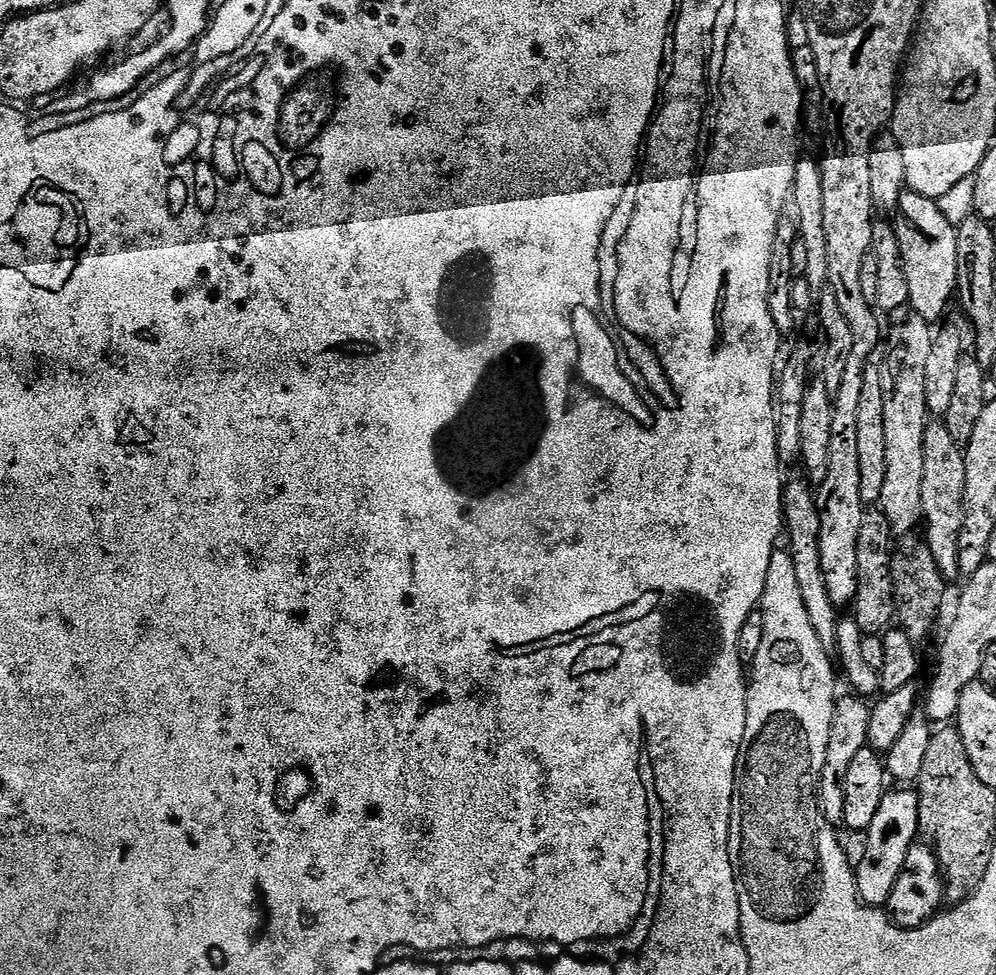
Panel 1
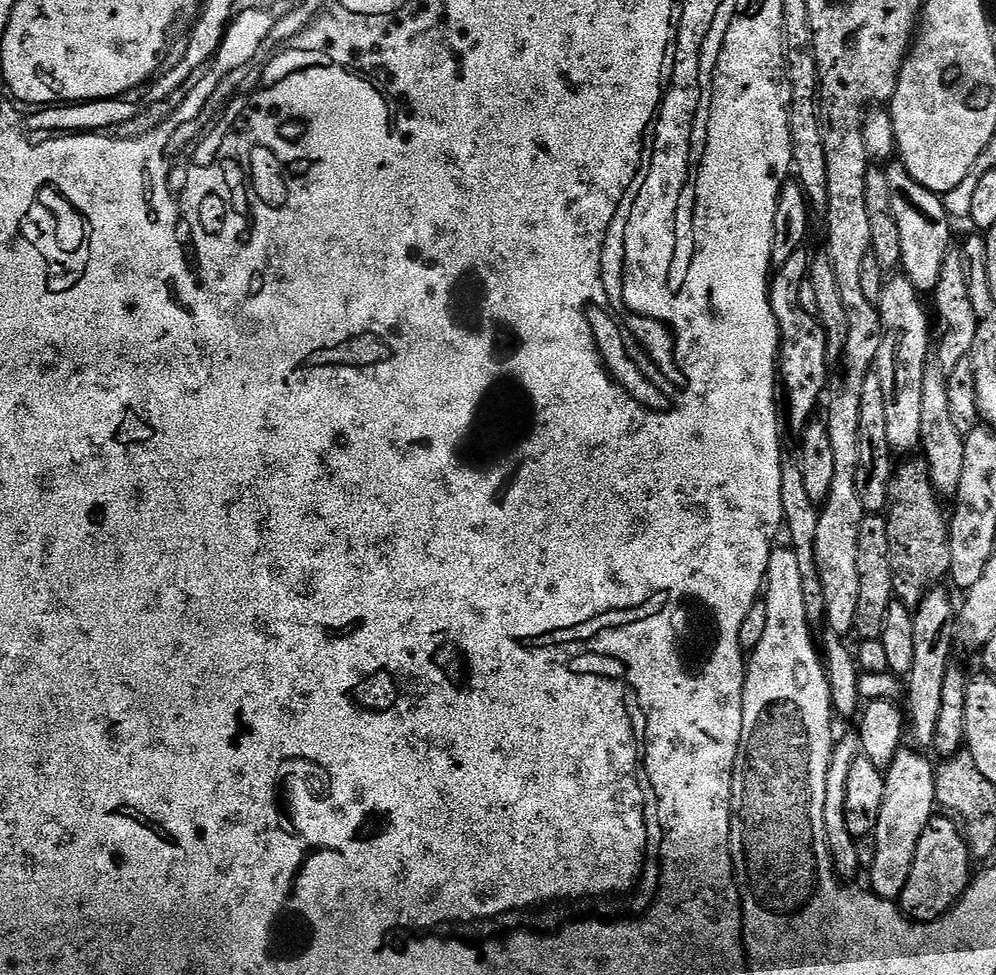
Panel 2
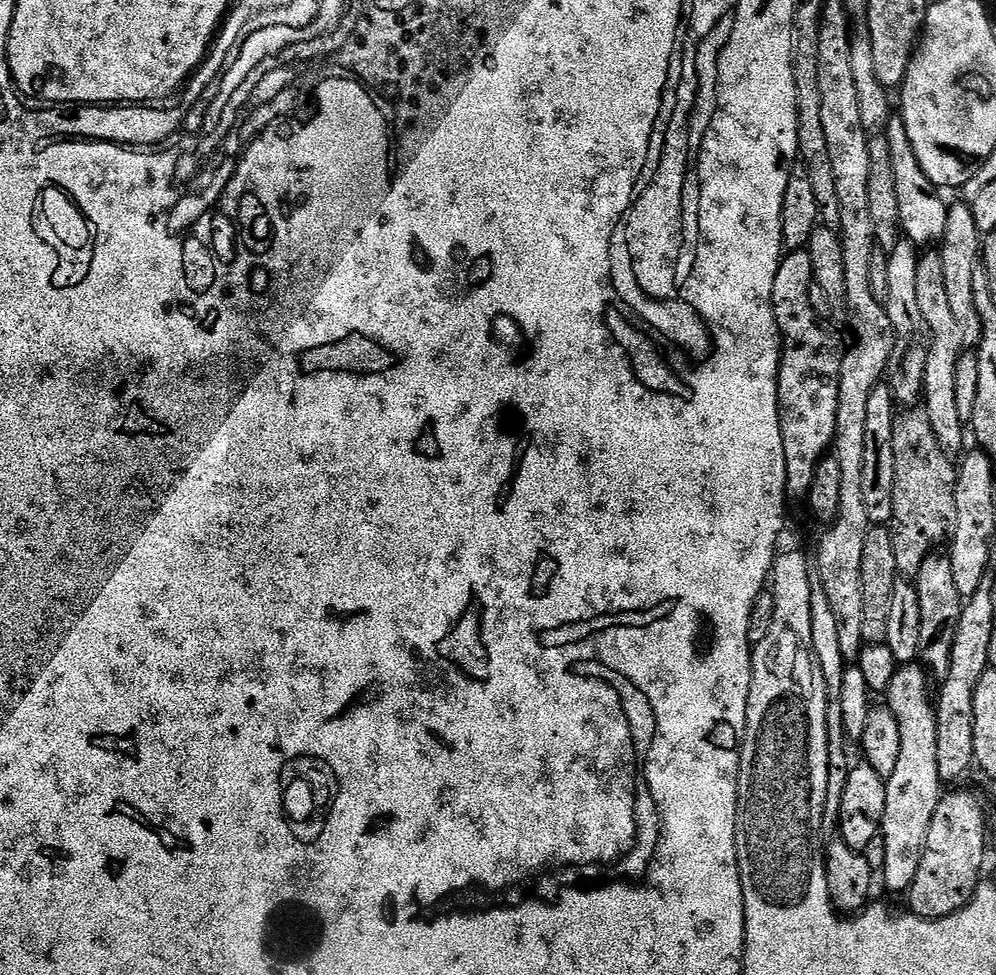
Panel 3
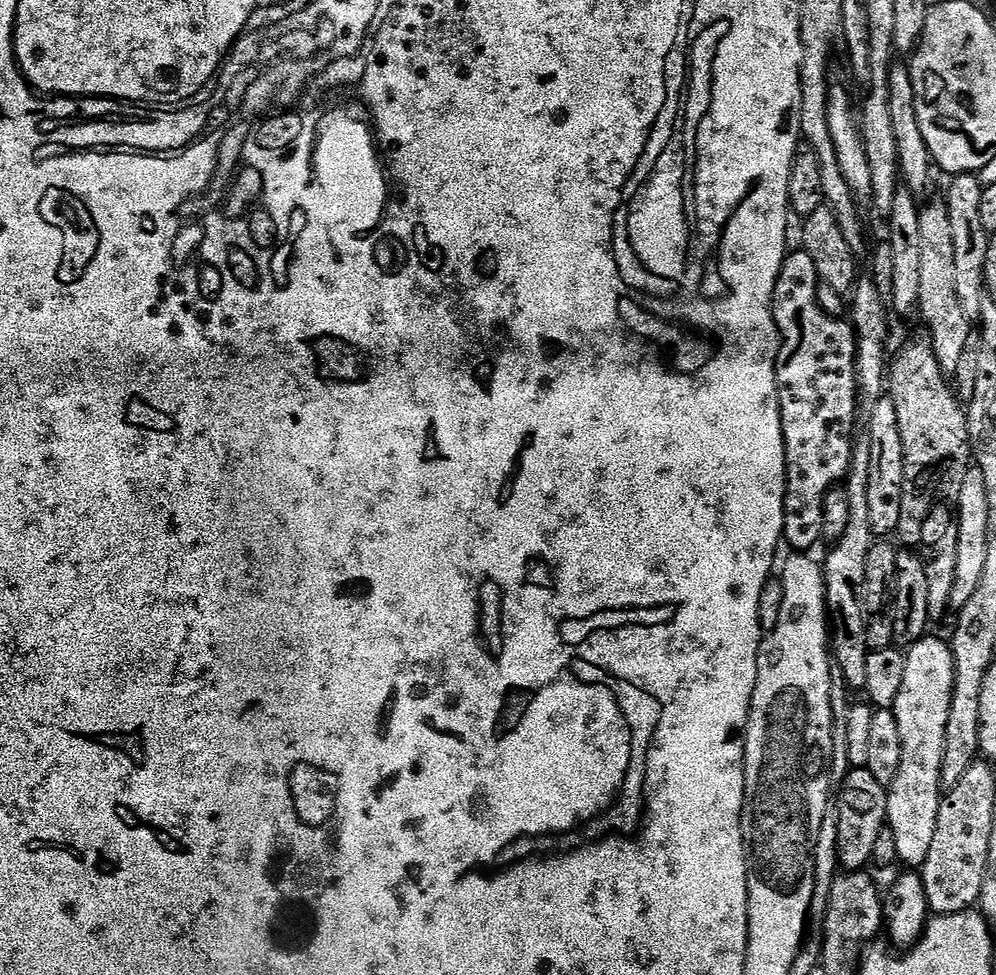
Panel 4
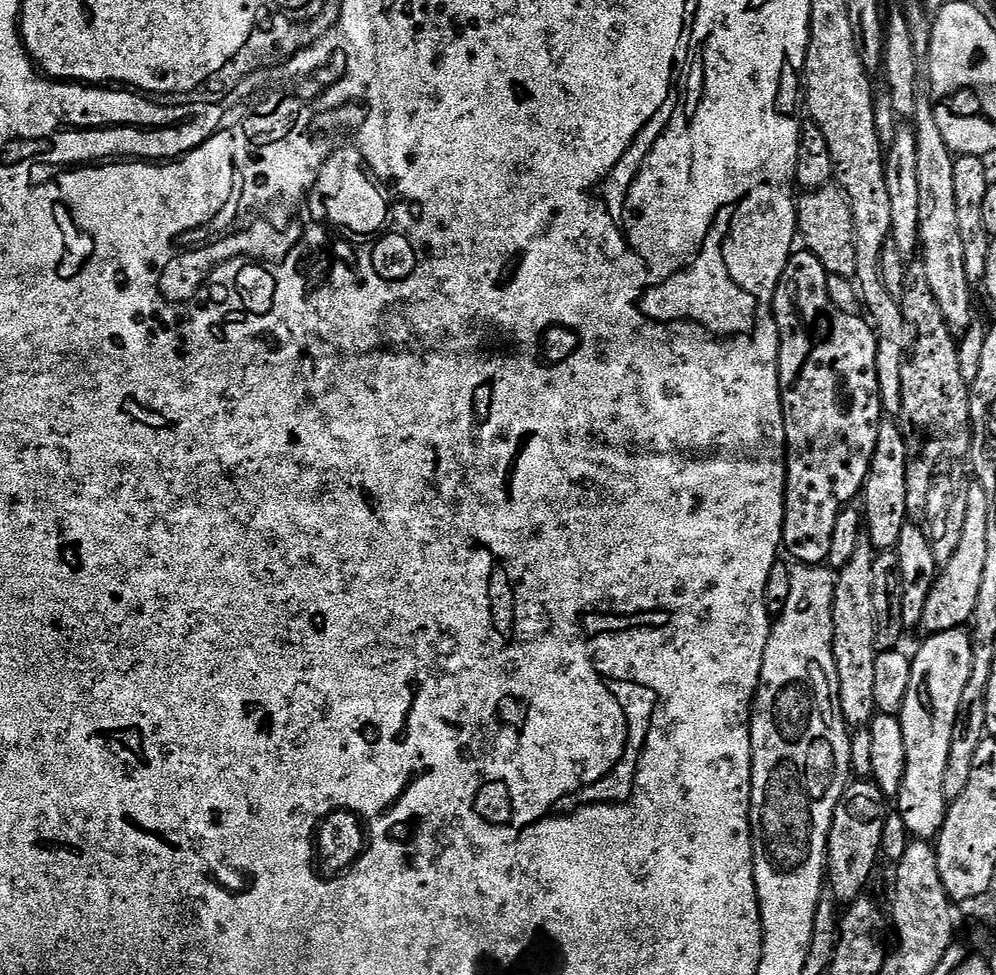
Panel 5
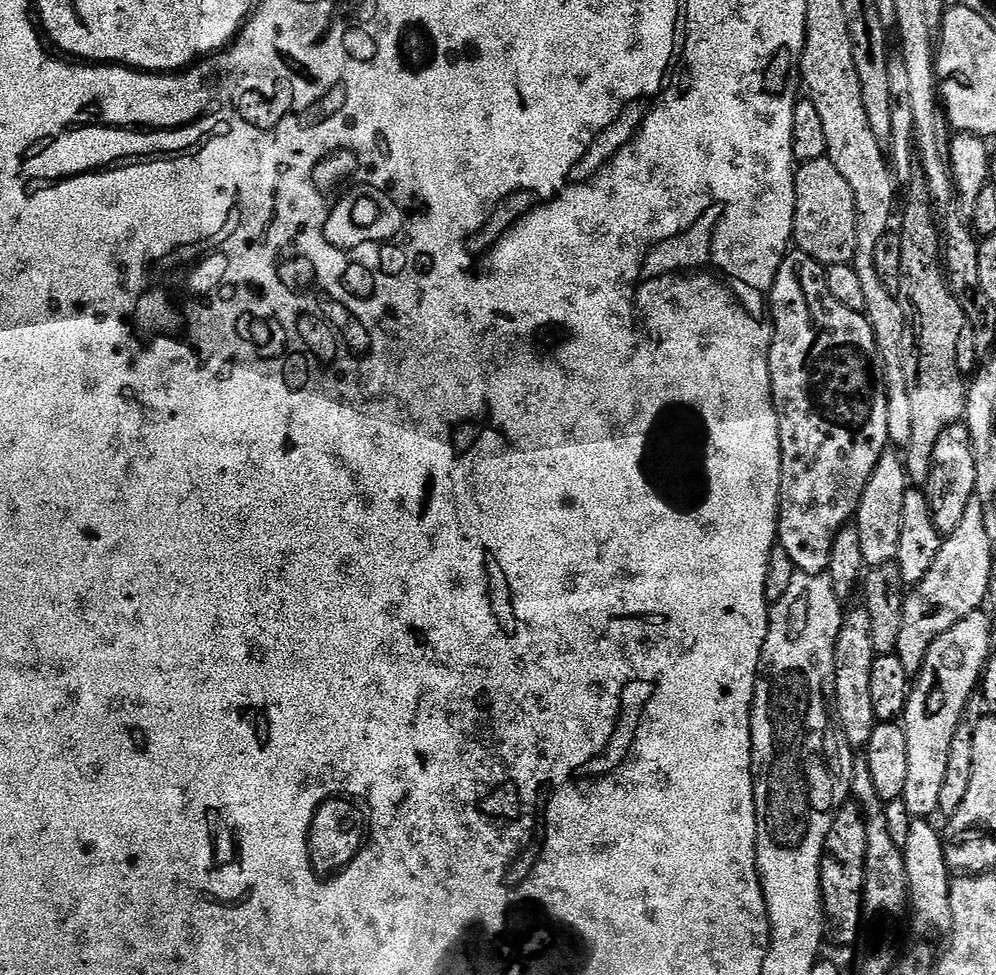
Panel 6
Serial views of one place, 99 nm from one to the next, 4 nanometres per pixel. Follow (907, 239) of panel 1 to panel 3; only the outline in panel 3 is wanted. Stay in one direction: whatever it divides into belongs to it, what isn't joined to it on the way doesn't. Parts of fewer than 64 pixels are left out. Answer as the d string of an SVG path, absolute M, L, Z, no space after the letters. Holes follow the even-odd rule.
M899 118L889 119L886 135L890 146L890 158L898 196L898 218L900 219L901 233L916 246L935 245L946 230L949 205L943 204L935 196L937 193L930 187L926 174L916 165L916 155L912 152L908 135L904 133L904 121Z

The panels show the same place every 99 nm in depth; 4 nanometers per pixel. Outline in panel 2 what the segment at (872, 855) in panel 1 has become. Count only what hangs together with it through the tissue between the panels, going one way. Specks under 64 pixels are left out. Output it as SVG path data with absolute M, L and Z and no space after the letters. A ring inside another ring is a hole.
M901 747L884 778L882 814L878 814L878 826L874 833L876 857L872 860L872 888L875 895L884 900L899 901L906 882L912 873L912 863L918 850L918 838L932 821L936 802L937 769L924 756Z

